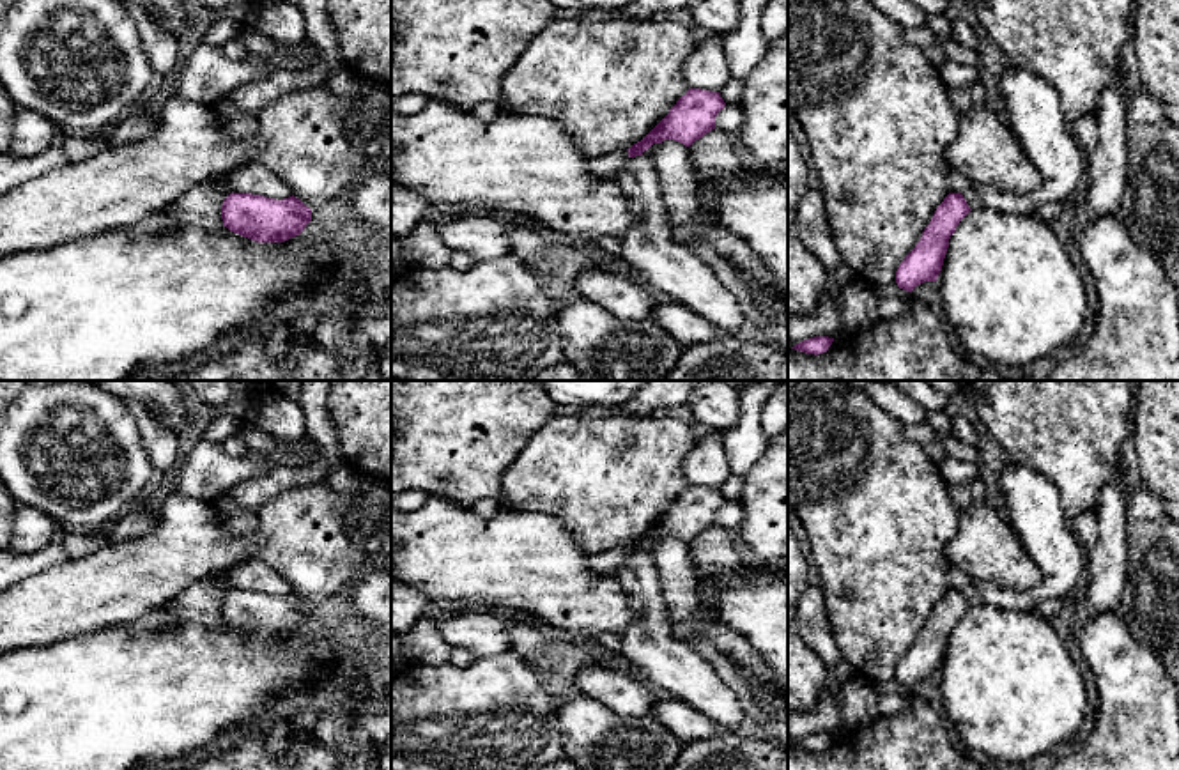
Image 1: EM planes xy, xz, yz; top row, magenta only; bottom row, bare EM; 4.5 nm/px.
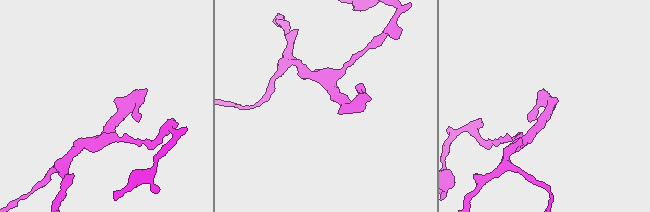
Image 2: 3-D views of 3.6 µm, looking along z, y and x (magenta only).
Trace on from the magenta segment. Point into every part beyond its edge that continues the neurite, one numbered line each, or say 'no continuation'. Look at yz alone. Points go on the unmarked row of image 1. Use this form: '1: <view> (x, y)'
1: yz (1032, 507)

